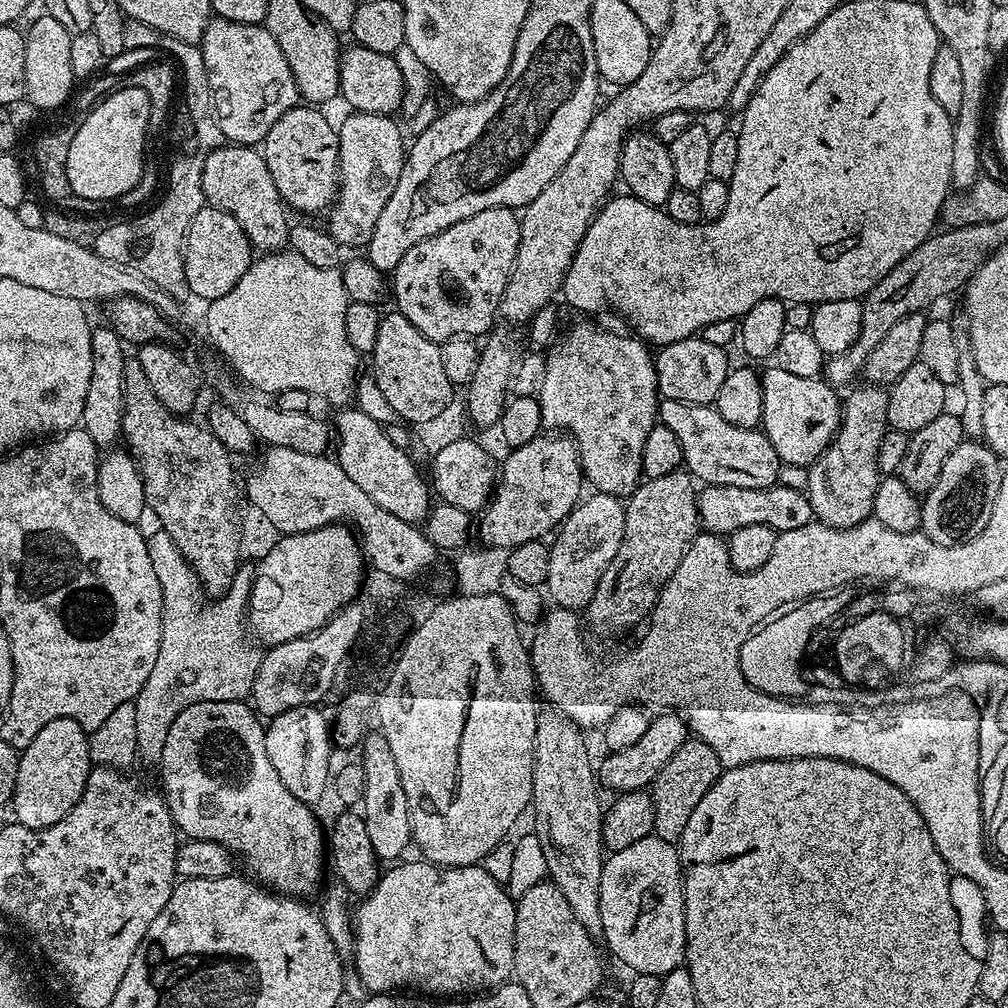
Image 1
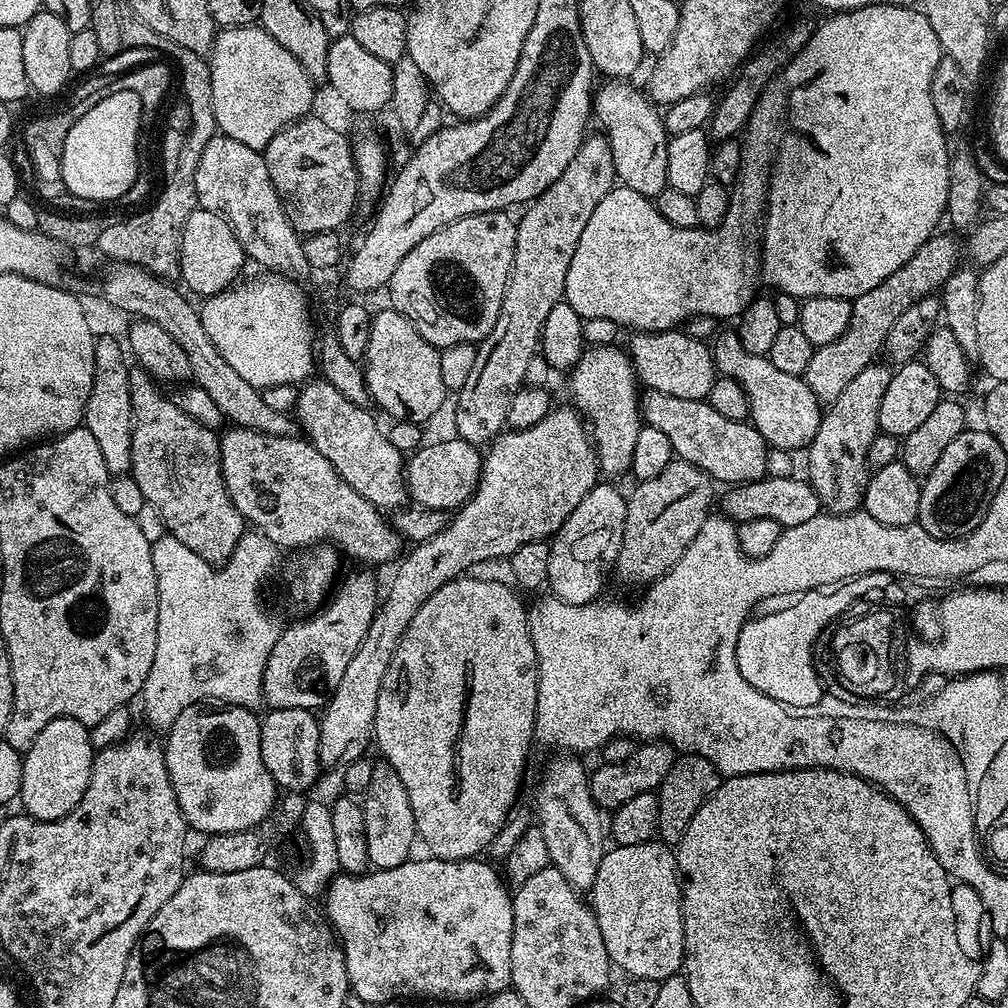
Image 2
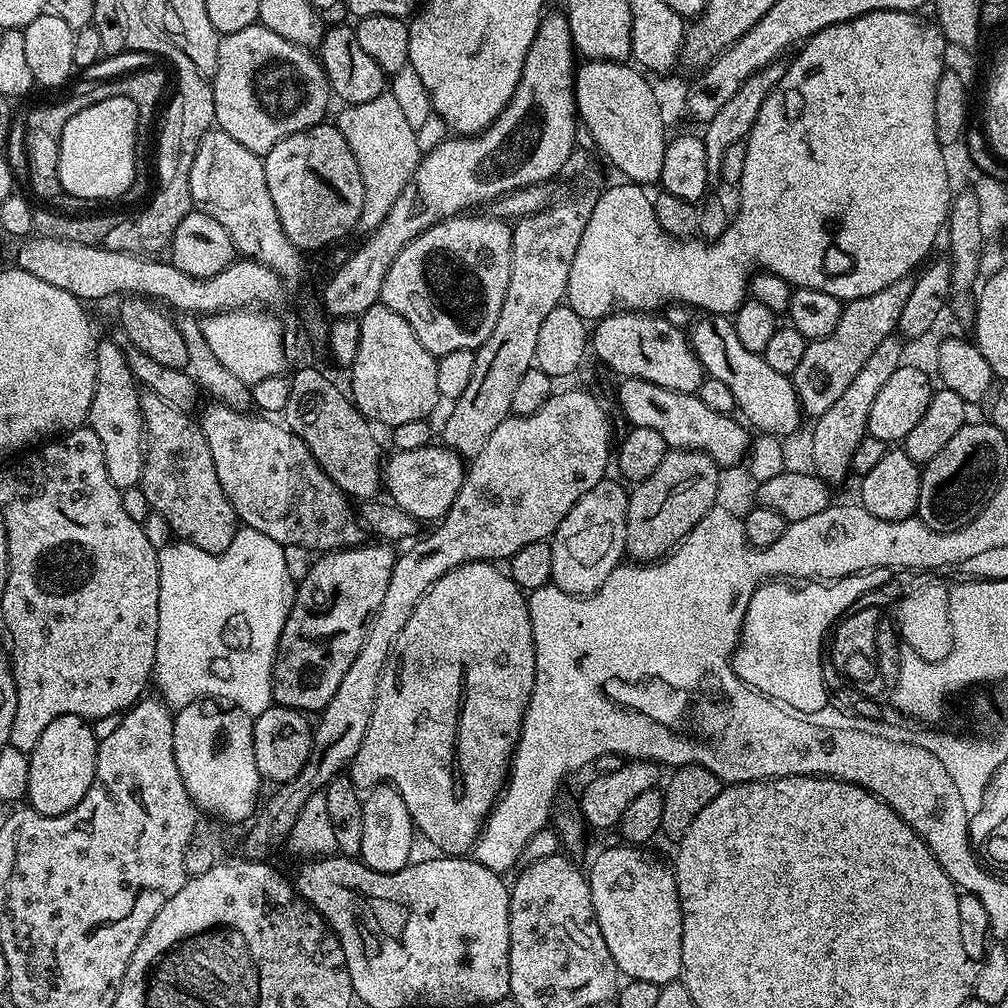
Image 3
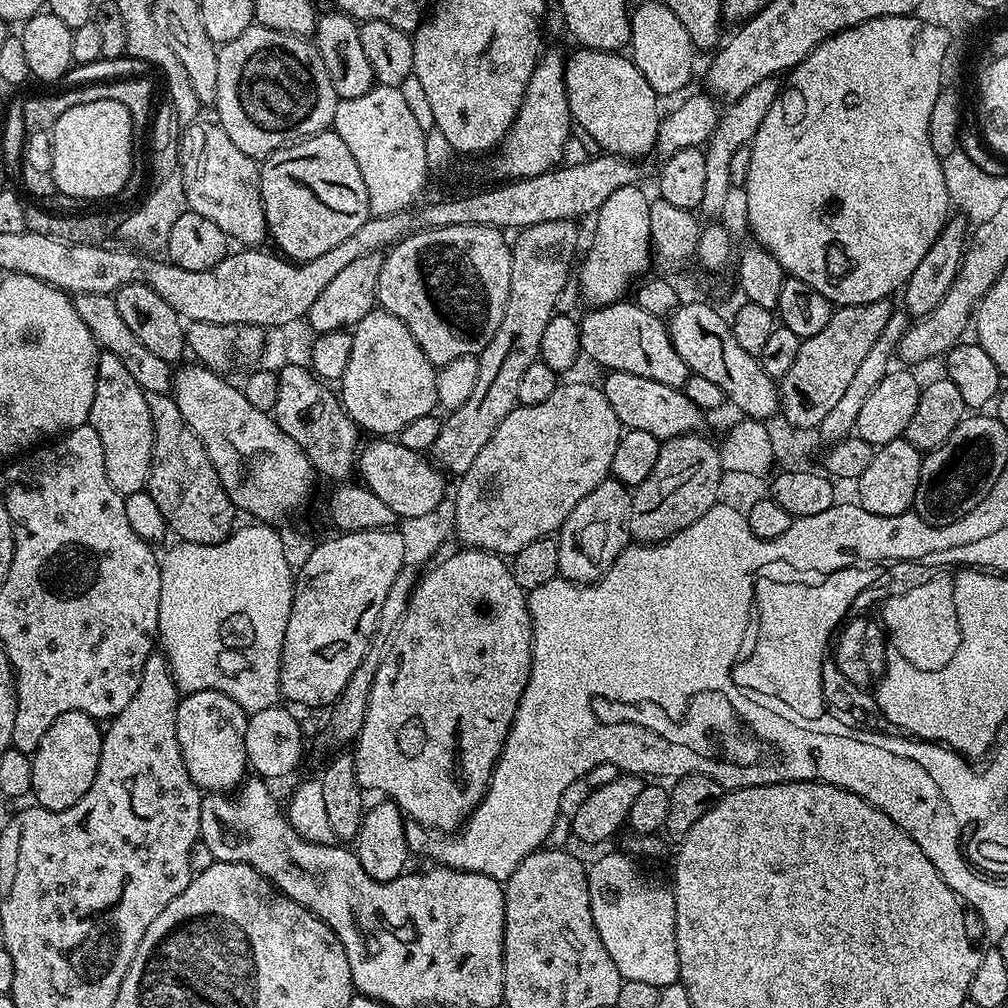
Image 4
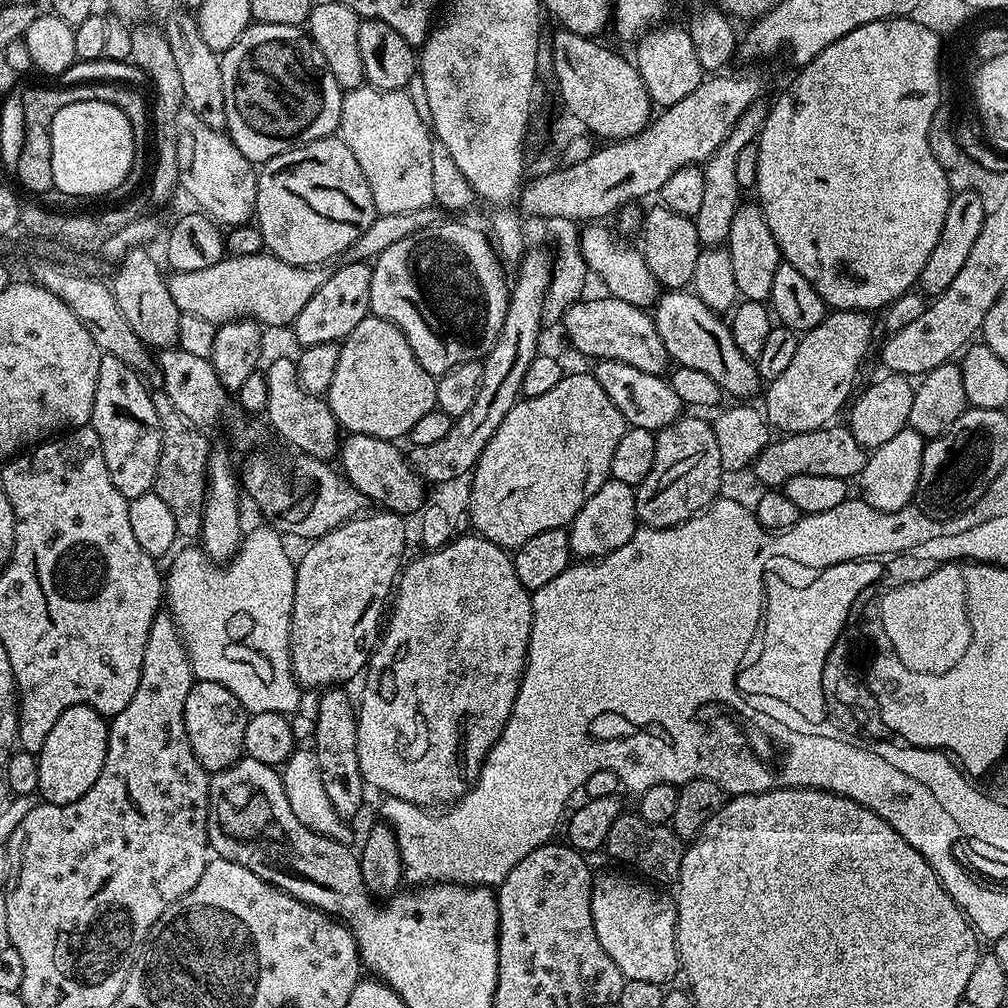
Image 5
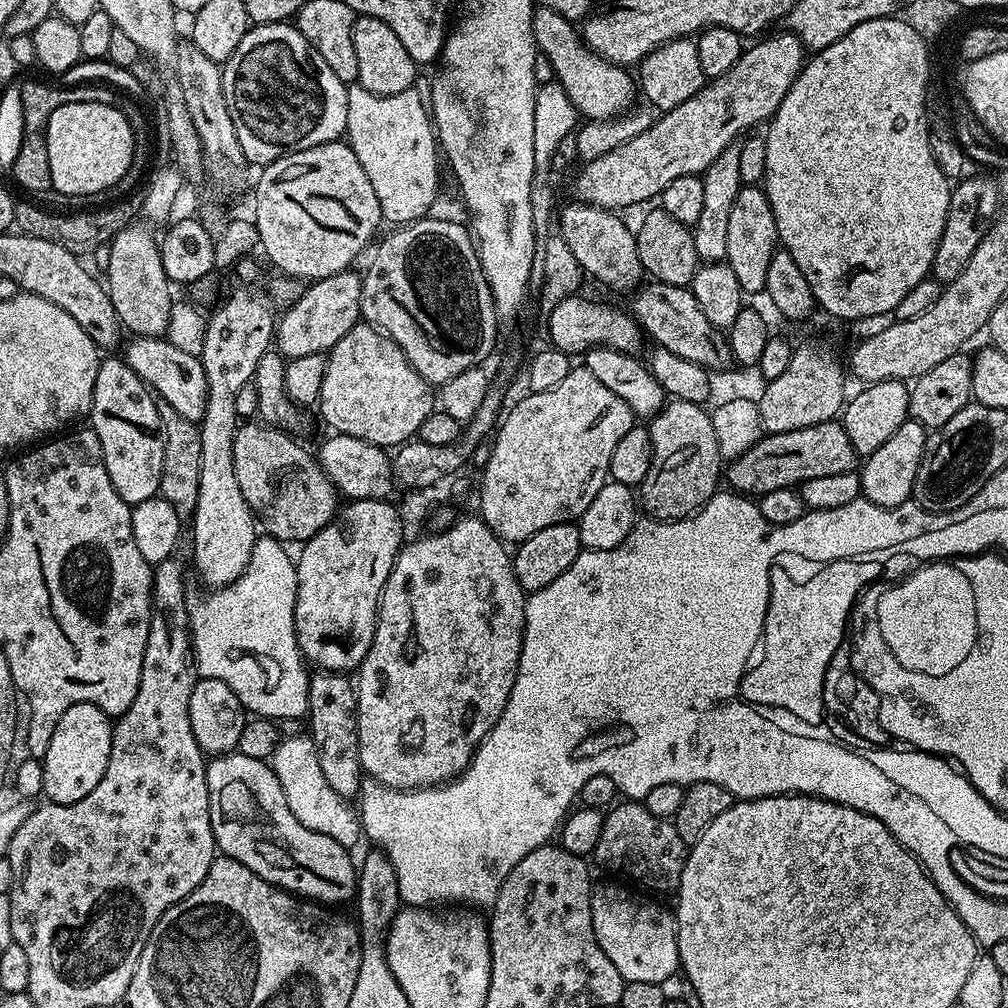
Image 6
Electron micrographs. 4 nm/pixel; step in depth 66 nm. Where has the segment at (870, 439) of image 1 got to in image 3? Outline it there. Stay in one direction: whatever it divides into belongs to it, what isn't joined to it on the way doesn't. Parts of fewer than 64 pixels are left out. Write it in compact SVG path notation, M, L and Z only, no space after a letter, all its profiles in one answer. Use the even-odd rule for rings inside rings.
M899 335L887 336L882 346L878 346L878 350L870 354L870 359L862 365L862 370L858 370L858 375L850 381L850 386L846 386L846 390L838 397L838 402L834 402L834 406L830 406L826 414L815 417L813 424L816 425L812 428L811 467L825 484L835 486L850 476L854 450L858 450L858 442L862 442L868 431L870 406L878 395L878 390L886 386L890 374L894 374L894 370L898 370L905 359L903 346L905 347Z

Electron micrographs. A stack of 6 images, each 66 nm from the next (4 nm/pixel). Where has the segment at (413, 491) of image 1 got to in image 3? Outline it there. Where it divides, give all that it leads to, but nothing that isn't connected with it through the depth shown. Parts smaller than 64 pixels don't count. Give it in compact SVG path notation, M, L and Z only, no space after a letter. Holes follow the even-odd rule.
M316 366L297 367L290 376L290 400L282 414L283 423L314 454L318 466L353 501L375 500L382 492L382 455L377 429L357 410L344 392Z

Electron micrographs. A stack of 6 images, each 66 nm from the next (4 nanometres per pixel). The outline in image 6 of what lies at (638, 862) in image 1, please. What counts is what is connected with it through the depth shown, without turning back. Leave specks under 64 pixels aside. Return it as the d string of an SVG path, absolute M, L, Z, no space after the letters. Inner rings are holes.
M604 884L592 889L592 921L594 934L606 950L606 958L614 962L625 981L664 984L680 968L676 914L671 907L663 908L652 900L643 900L616 884Z

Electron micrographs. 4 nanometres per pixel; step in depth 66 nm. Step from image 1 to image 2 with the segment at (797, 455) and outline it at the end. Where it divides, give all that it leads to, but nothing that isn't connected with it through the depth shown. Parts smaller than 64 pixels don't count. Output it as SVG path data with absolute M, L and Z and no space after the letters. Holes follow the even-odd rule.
M721 330L711 341L712 357L717 373L738 380L748 396L750 422L762 434L769 449L780 448L783 452L795 453L796 448L807 449L814 434L818 434L822 401L805 382L803 376L785 374L768 361L767 356L752 356L740 345L739 331Z

